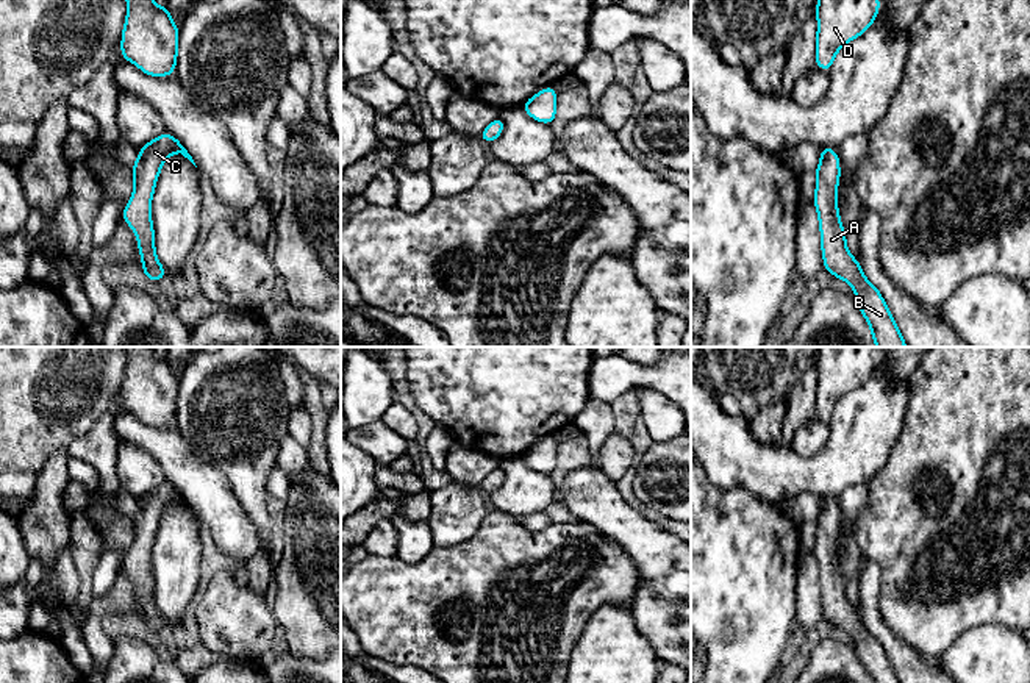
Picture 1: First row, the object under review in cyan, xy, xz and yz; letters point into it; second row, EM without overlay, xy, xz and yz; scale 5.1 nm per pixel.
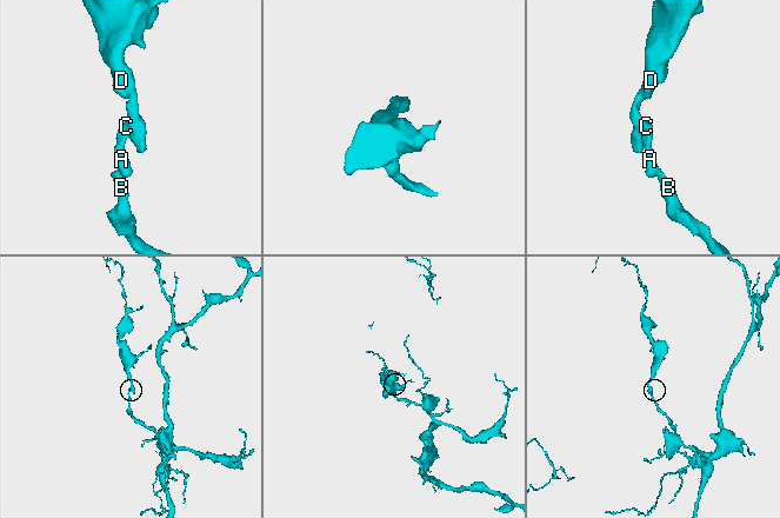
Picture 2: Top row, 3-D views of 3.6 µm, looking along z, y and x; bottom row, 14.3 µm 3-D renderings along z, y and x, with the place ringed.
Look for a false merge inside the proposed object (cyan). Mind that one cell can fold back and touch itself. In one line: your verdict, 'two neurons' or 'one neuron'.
one neuron

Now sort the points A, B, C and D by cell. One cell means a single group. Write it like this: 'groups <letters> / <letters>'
groups A B C D

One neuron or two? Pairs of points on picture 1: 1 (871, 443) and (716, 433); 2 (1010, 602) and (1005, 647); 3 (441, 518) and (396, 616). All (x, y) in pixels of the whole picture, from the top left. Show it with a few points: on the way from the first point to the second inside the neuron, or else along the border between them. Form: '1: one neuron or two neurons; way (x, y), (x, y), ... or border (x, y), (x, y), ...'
1: one neuron; way (832, 469), (755, 468)
2: two neurons; border (1013, 629), (1004, 624), (983, 624), (971, 630)
3: two neurons; border (471, 536), (447, 547), (435, 547)

